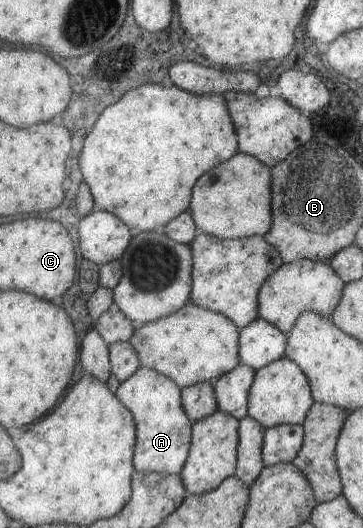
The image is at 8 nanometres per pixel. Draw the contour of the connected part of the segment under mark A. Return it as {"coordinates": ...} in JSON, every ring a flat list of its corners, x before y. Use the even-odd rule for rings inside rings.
{"coordinates":[[141,365,131,378,120,382,116,394,136,419,136,471,180,475,192,450,194,424,184,408,182,387,167,374]]}

